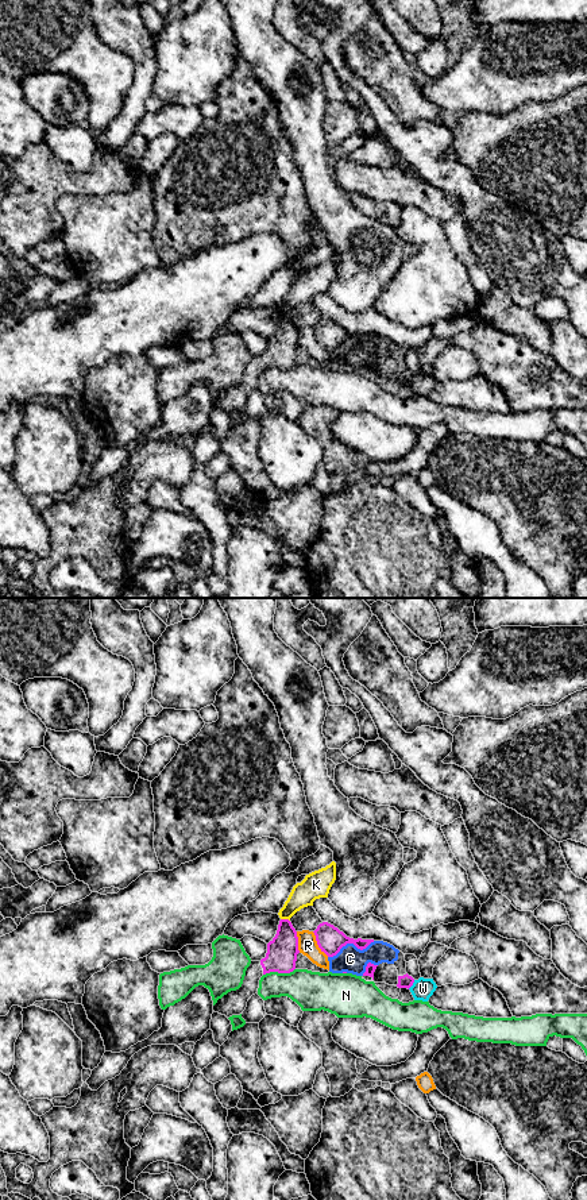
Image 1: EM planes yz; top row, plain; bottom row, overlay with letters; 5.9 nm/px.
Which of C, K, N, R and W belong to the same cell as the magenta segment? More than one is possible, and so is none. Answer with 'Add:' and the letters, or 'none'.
Add: none

